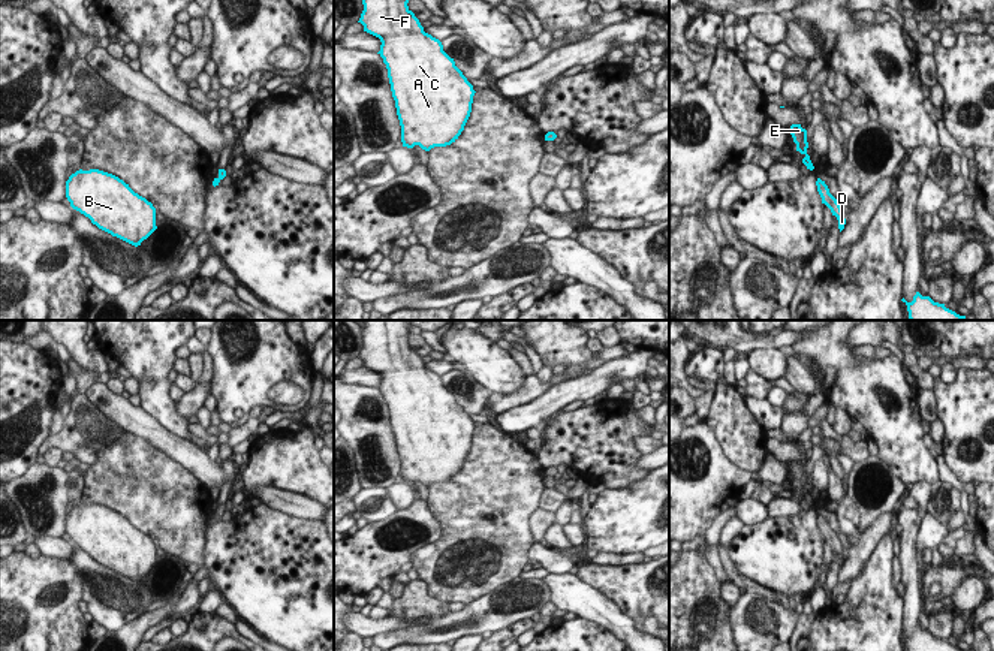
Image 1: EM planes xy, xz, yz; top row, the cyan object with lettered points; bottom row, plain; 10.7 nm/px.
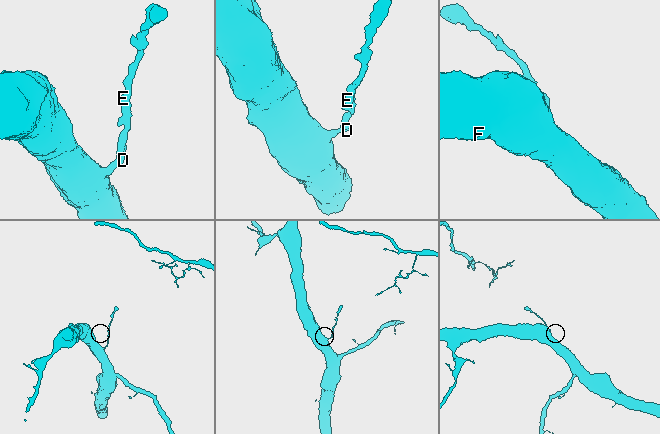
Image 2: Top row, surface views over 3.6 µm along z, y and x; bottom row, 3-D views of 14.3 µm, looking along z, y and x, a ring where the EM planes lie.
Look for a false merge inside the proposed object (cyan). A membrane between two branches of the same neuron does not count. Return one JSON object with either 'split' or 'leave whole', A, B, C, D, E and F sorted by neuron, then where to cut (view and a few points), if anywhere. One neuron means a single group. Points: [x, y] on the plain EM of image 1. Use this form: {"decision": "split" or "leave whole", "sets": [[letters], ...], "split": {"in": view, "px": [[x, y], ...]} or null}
{"decision": "leave whole", "sets": [["A", "B", "C", "D", "E", "F"]], "split": null}

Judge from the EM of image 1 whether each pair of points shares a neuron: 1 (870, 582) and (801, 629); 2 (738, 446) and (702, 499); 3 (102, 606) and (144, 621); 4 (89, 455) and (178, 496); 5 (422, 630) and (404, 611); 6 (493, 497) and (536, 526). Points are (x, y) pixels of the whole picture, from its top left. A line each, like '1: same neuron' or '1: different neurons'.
1: same neuron
2: different neurons
3: different neurons
4: different neurons
5: different neurons
6: different neurons

